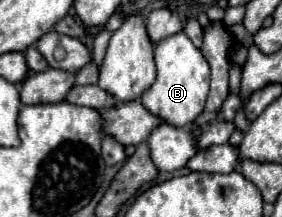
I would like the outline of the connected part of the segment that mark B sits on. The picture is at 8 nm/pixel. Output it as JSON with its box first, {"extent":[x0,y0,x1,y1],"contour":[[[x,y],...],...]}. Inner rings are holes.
{"extent":[140,31,210,127],"contour":[[[180,31],[154,47],[154,59],[158,75],[154,85],[142,95],[140,99],[142,105],[168,125],[184,127],[192,123],[204,111],[204,103],[210,89],[210,67],[204,55],[200,53],[198,47],[194,47],[194,43],[186,37],[186,33]]]}

